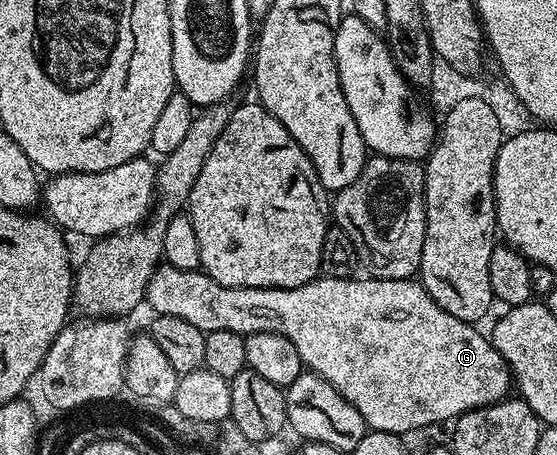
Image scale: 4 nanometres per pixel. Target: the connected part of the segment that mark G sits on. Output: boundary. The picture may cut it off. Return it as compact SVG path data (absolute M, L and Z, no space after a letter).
M161 265L157 267L148 283L146 303L147 306L153 307L153 312L156 315L182 317L182 321L190 321L190 325L198 325L198 329L205 333L229 331L242 336L253 335L254 333L278 333L282 337L286 337L286 341L290 341L290 345L294 345L294 349L298 349L298 357L302 357L305 368L311 374L320 375L330 385L334 385L334 389L338 389L338 393L342 393L342 397L346 397L346 401L350 401L350 405L354 405L358 409L358 413L362 413L365 424L374 431L385 431L391 435L404 437L409 433L421 430L423 427L435 428L439 425L438 423L444 423L447 419L455 421L460 416L465 415L467 411L473 411L491 403L498 403L509 394L514 383L512 373L508 369L507 361L498 353L498 349L492 347L491 338L485 332L483 335L482 332L475 331L477 328L473 324L463 323L458 317L450 317L450 313L446 313L446 309L442 309L442 305L438 305L434 301L434 297L430 297L430 293L425 289L423 283L415 278L356 278L325 279L317 277L311 279L309 283L303 283L297 287L227 287L205 275L203 270L179 271L173 267Z

